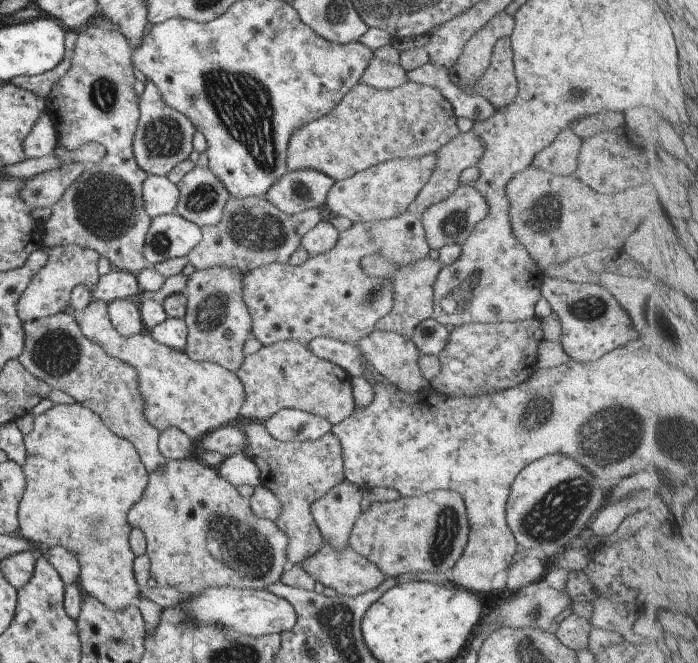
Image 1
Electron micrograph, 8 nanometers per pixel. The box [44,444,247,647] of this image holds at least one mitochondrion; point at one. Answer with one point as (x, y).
(95, 530)

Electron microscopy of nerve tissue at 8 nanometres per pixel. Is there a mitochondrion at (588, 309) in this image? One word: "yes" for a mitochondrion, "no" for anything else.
yes

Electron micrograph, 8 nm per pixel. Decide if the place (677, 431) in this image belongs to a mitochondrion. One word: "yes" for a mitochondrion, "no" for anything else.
yes

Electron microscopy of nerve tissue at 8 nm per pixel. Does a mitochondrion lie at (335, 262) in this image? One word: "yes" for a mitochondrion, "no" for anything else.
no

